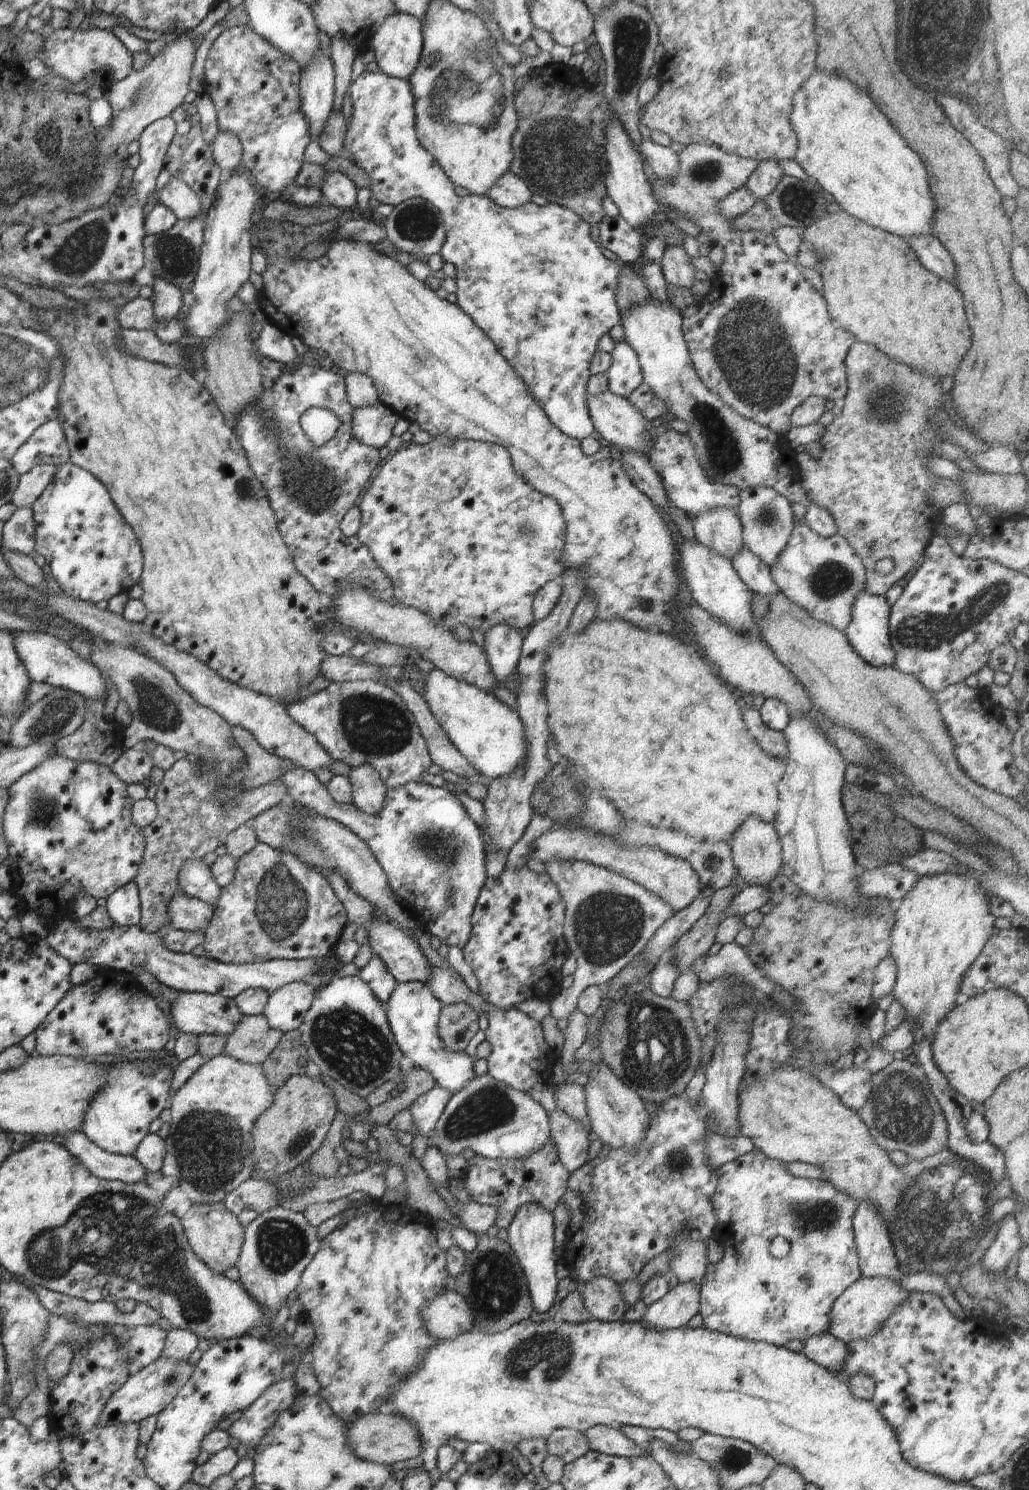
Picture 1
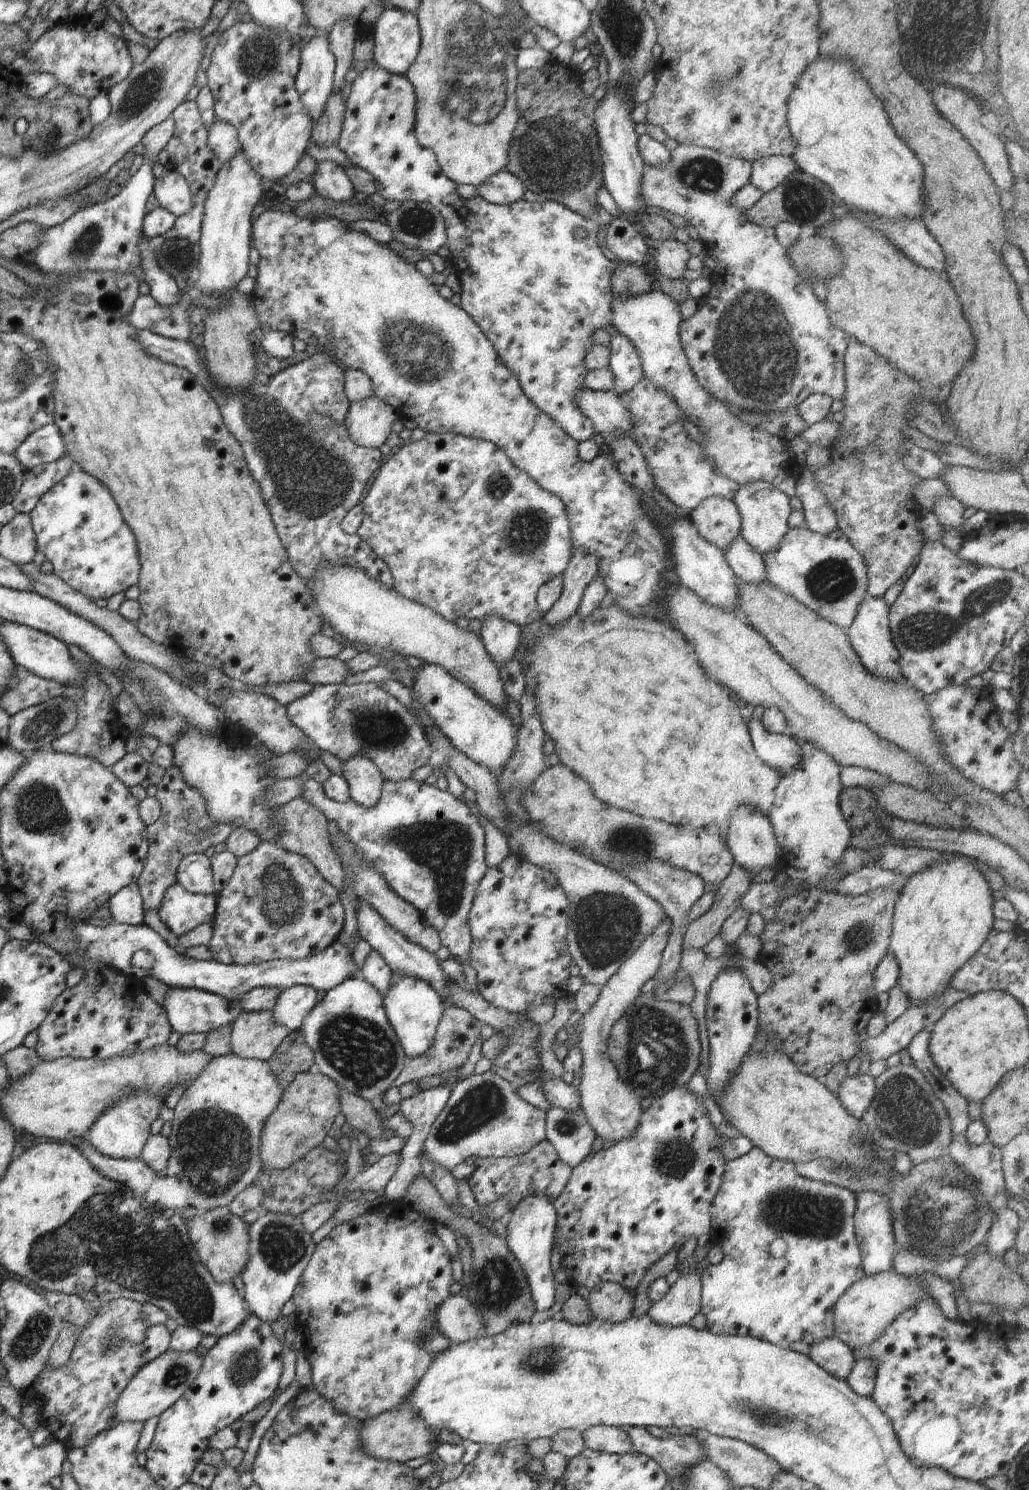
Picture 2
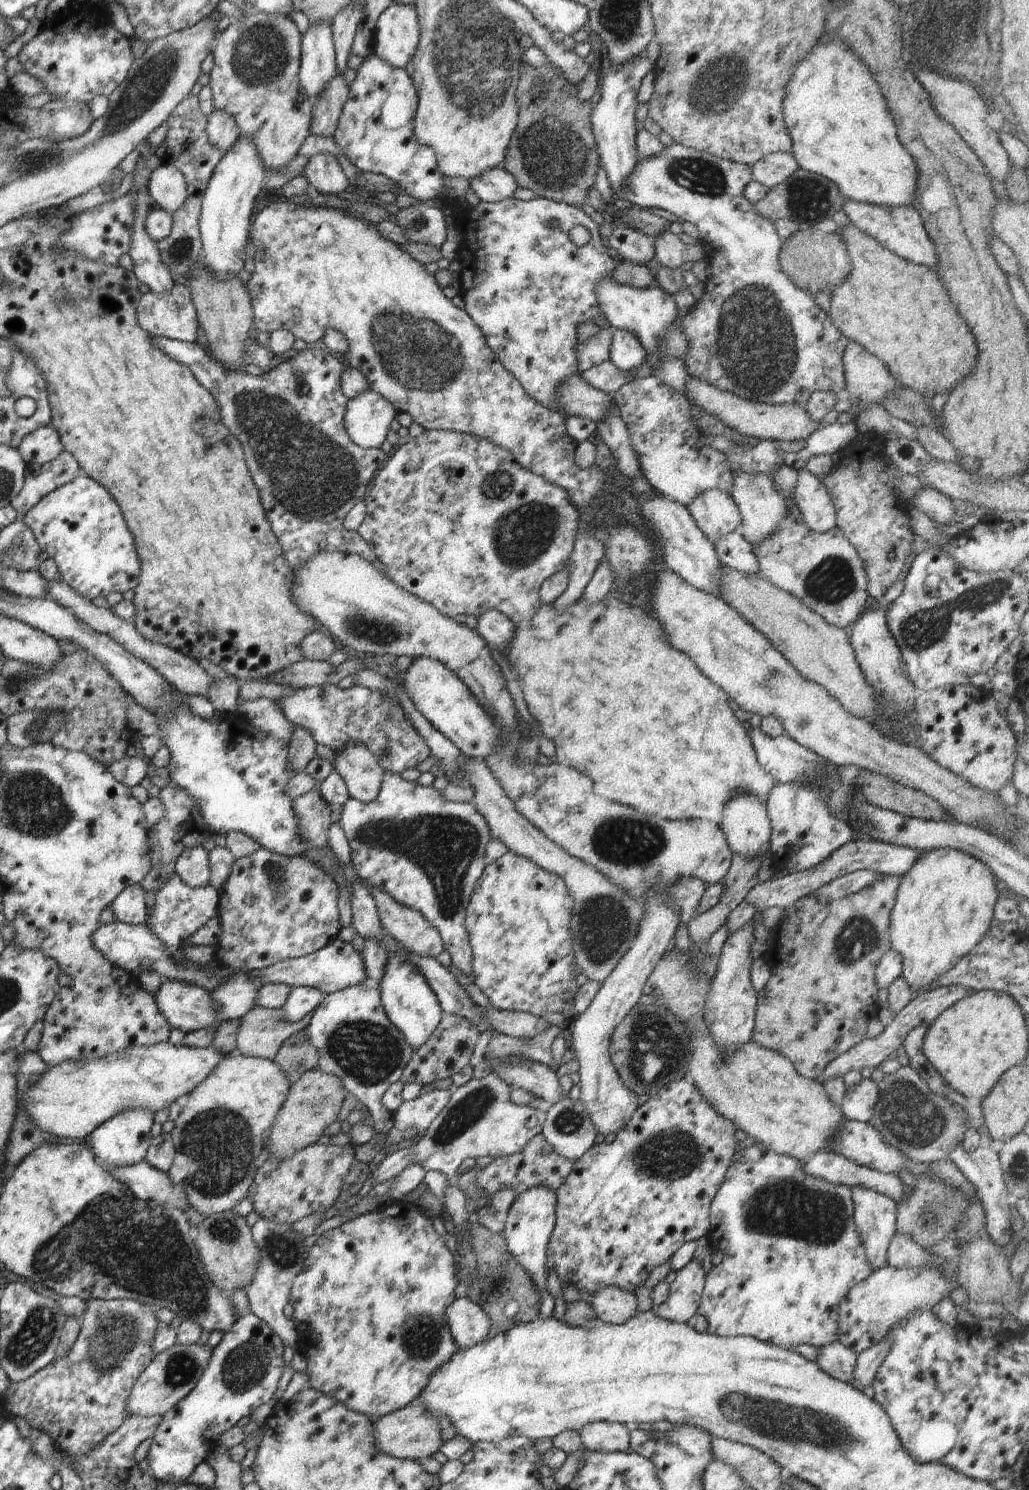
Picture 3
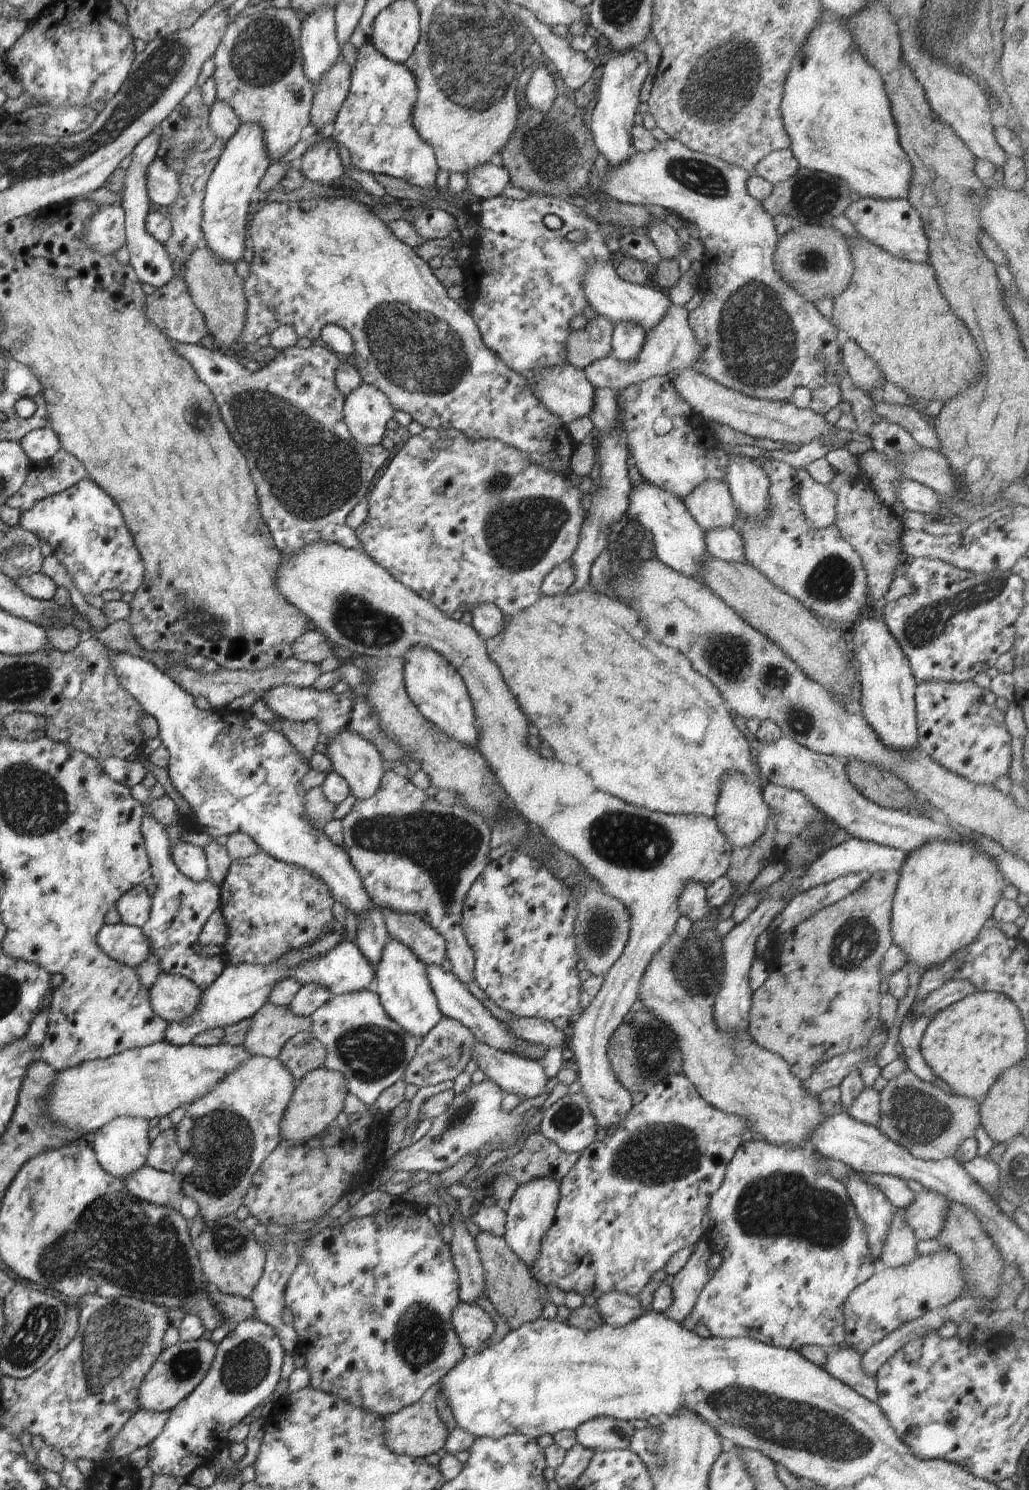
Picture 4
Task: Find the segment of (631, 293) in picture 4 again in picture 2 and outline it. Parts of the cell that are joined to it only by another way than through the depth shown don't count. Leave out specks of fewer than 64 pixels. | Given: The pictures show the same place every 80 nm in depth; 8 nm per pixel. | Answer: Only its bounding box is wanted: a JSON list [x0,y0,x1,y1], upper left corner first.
[611,287,797,499]

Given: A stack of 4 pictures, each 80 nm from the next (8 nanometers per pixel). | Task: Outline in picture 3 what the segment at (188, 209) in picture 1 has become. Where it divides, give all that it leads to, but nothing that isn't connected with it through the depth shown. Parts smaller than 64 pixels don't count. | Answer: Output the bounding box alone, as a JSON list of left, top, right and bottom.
[147,160,189,213]

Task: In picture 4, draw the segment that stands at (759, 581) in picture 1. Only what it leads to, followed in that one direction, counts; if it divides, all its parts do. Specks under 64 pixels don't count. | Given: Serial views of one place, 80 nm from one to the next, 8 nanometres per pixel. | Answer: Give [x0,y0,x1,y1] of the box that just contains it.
[704,528,750,564]

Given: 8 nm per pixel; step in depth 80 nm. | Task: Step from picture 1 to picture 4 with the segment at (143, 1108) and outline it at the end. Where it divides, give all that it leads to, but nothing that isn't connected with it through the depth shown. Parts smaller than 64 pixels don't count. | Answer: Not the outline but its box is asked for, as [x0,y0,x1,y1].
[92,1116,151,1179]

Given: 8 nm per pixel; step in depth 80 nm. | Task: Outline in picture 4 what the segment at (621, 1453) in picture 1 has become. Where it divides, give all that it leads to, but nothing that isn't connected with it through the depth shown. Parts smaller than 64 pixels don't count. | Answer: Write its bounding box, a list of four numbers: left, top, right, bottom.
[575,1418,635,1452]

